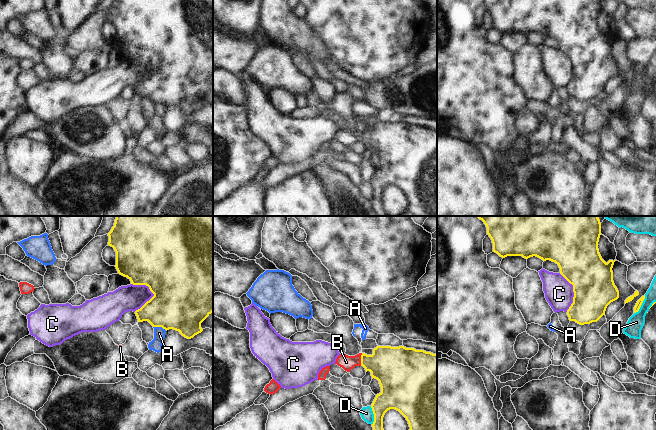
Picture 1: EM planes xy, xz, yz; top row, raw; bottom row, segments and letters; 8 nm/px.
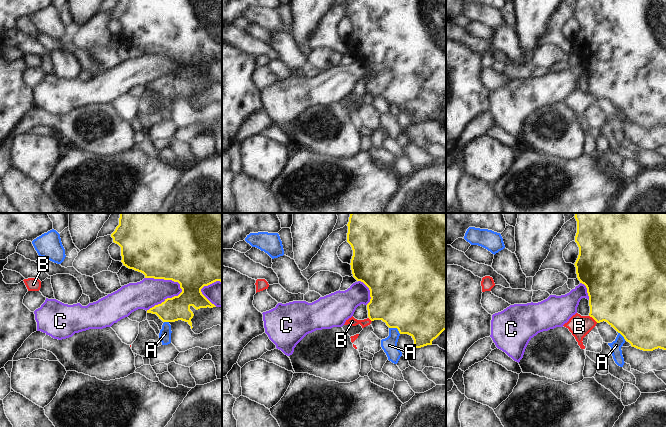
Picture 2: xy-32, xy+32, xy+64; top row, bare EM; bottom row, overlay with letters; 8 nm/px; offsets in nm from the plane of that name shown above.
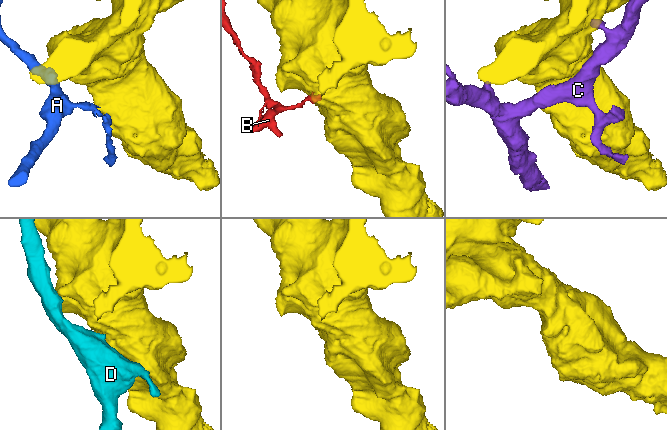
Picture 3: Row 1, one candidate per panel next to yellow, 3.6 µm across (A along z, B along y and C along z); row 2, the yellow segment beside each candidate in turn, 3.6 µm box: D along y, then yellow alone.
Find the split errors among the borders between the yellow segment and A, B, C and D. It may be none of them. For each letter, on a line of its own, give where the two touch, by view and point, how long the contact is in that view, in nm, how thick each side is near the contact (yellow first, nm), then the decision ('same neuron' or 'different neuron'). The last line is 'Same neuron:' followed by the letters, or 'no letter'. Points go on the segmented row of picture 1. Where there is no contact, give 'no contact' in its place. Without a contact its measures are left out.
A: xy (160, 326) | 120 nm | 440/100 nm | different neuron
B: xz (361, 359) | 110 nm | 320/110 nm | different neuron
C: xy (150, 299) | 240 nm | 460/200 nm | different neuron
D: yz (641, 304) | 180 nm | 50/130 nm | different neuron
Same neuron: no letter

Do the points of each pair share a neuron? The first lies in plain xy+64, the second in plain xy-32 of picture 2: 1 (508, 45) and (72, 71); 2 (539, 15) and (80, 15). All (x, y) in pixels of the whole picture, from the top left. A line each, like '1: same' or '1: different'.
1: same
2: same

